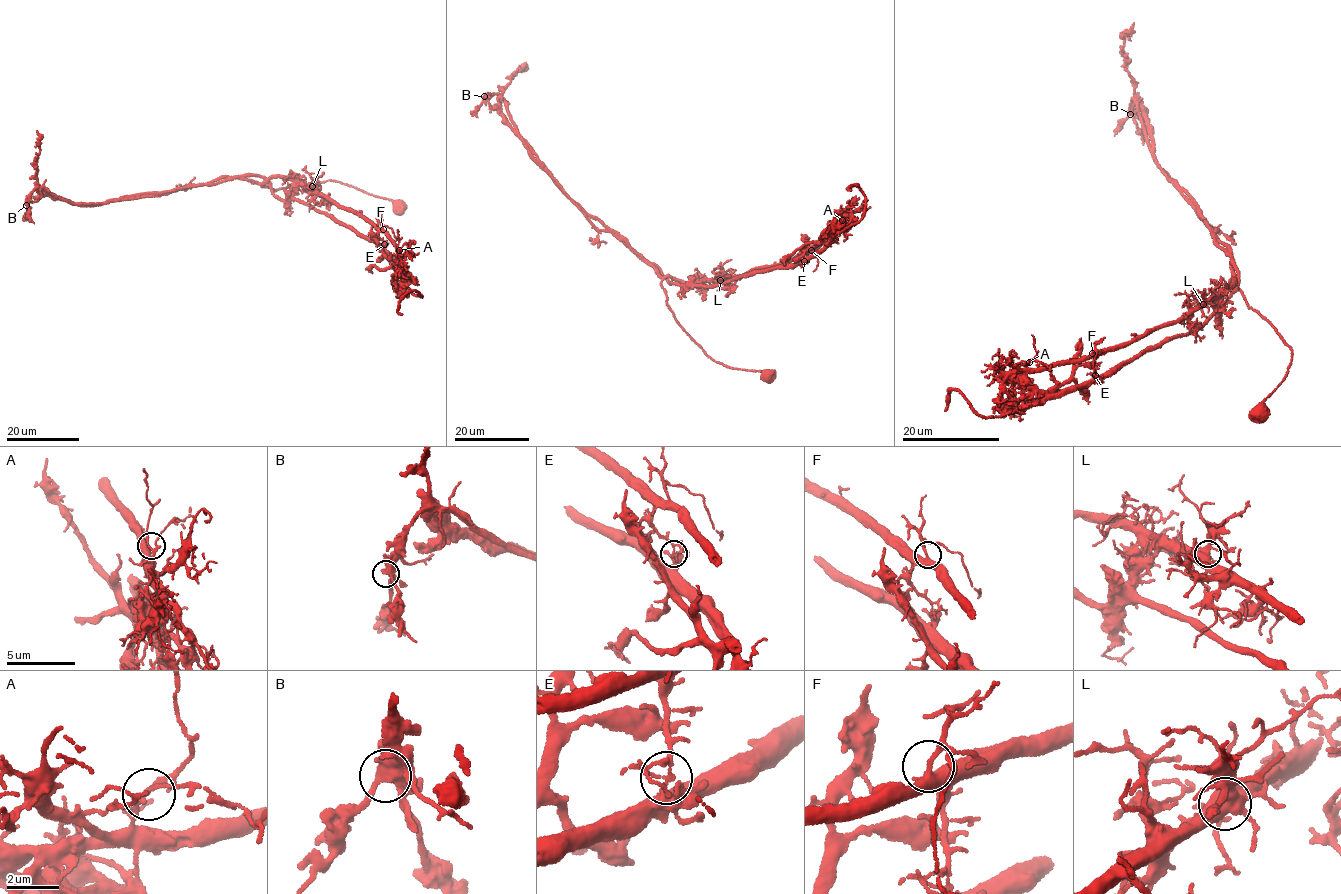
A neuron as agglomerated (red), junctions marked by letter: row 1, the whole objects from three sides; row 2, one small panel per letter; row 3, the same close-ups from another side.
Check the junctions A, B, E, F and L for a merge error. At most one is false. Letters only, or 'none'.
E

